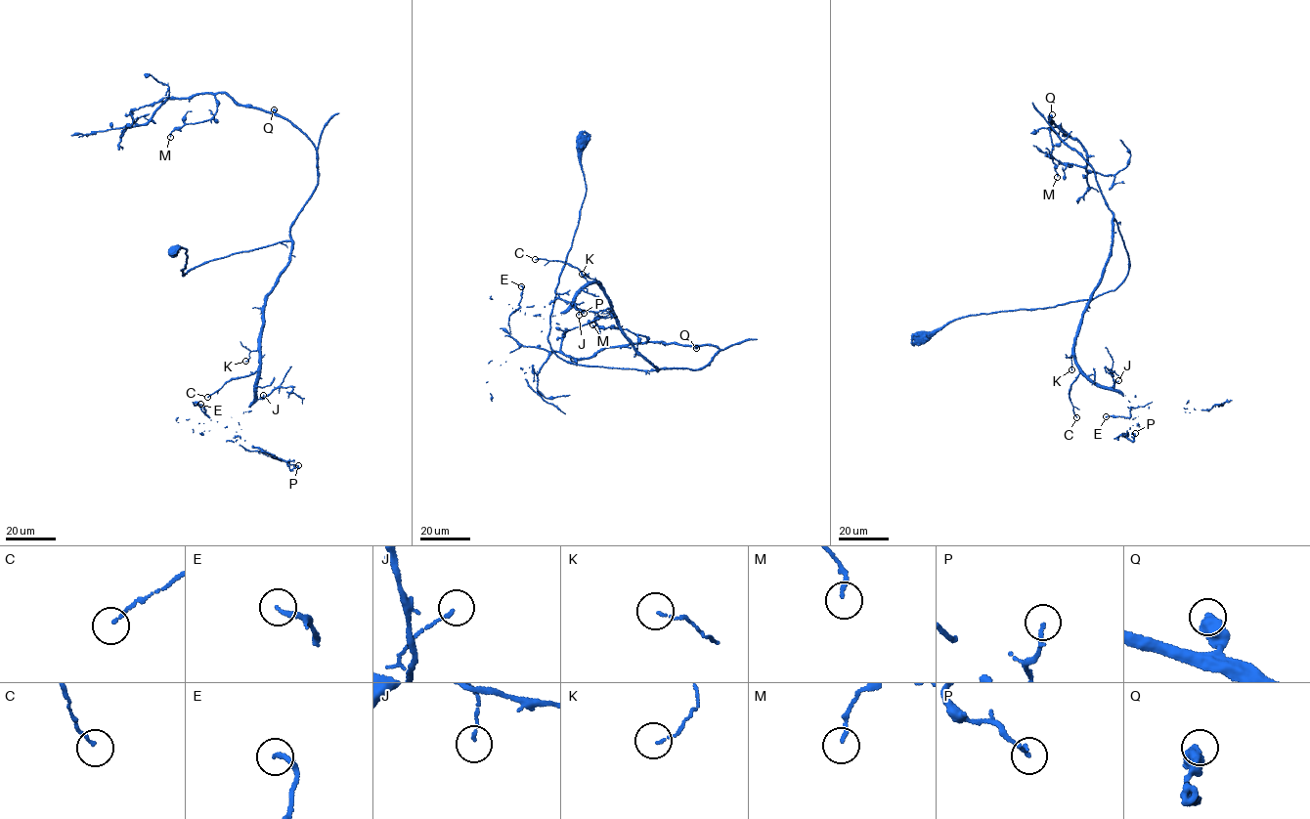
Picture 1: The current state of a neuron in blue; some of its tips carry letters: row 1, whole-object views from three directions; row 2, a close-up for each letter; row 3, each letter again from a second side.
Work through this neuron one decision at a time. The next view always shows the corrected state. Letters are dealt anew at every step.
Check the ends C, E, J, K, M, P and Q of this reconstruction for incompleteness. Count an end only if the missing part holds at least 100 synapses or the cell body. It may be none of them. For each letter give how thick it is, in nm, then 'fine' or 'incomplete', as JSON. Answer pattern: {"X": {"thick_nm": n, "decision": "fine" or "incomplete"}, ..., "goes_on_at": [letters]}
{"C": {"thick_nm": 110, "decision": "fine"}, "E": {"thick_nm": 190, "decision": "fine"}, "J": {"thick_nm": 110, "decision": "fine"}, "K": {"thick_nm": 70, "decision": "fine"}, "M": {"thick_nm": 140, "decision": "fine"}, "P": {"thick_nm": 80, "decision": "fine"}, "Q": {"thick_nm": 600, "decision": "fine"}, "goes_on_at": []}

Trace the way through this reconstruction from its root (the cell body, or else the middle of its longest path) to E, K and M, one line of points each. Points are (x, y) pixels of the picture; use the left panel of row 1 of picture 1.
E: (173, 250), (187, 250), (184, 276), (291, 241), (265, 303), (253, 400), (231, 417), (209, 417), (200, 404)
K: (173, 250), (187, 250), (184, 276), (211, 261), (291, 241), (288, 265), (267, 297), (259, 348), (245, 361)
M: (173, 250), (187, 250), (184, 276), (290, 240), (317, 154), (288, 120), (224, 93), (210, 119), (170, 137)

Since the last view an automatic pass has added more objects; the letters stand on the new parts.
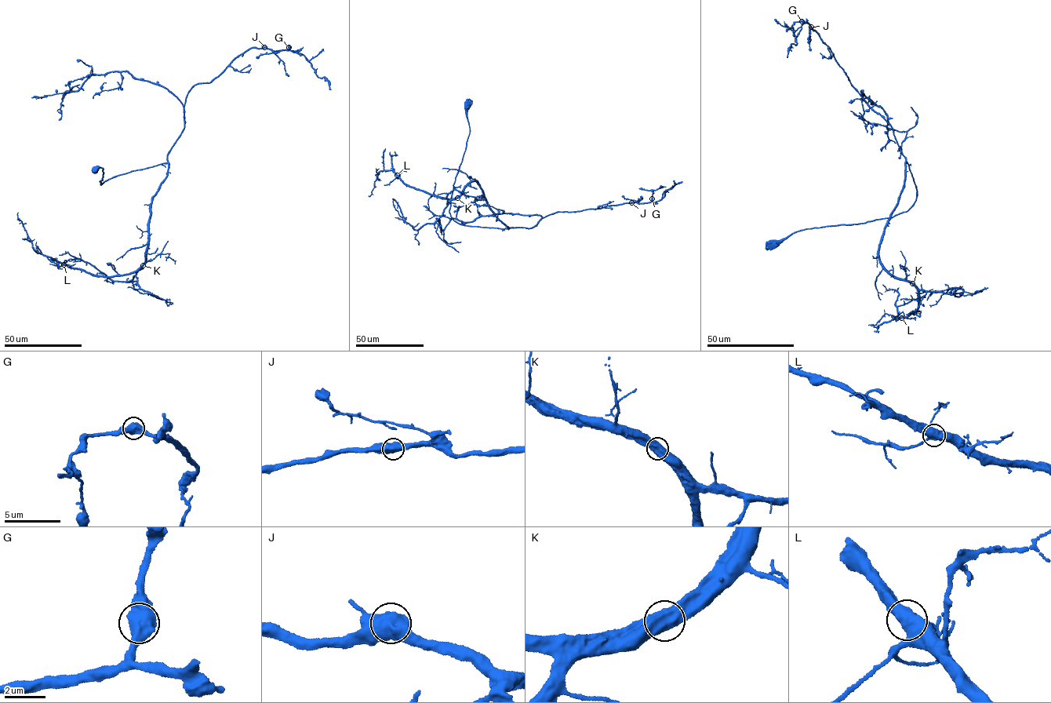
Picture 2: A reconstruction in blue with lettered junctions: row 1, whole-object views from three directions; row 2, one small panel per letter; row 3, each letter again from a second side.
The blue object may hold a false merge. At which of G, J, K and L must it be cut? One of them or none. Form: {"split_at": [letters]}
{"split_at": []}

